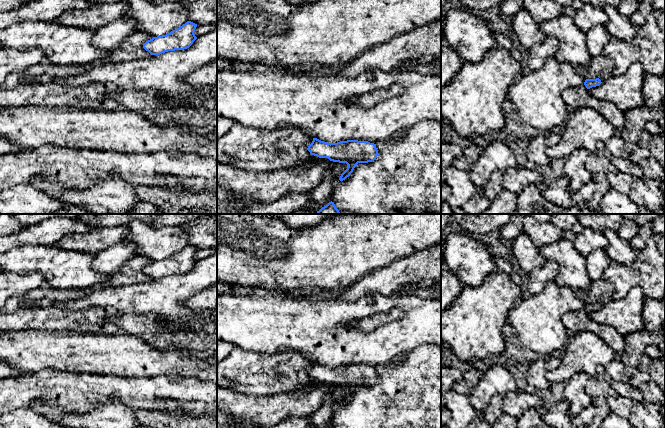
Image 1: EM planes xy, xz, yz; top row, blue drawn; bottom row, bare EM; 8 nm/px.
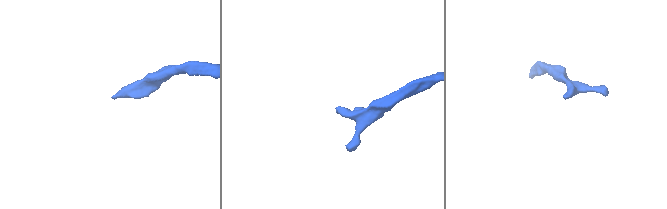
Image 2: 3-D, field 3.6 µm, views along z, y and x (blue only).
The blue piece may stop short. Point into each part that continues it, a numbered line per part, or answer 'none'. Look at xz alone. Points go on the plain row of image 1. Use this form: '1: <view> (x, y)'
none

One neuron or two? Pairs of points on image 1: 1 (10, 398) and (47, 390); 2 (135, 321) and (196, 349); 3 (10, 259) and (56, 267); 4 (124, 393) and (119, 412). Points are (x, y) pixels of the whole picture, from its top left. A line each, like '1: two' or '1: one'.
1: one
2: one
3: one
4: two

